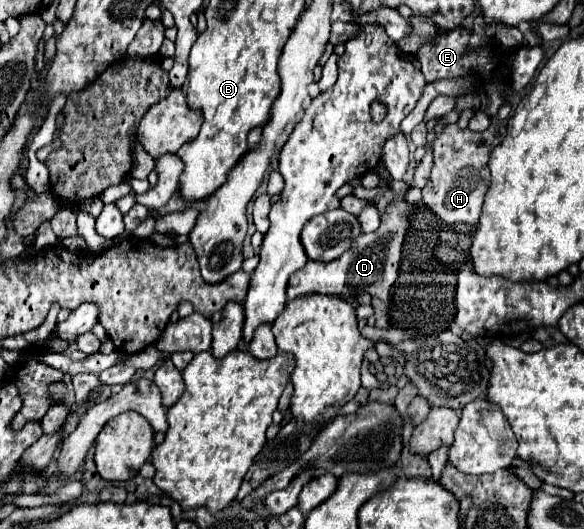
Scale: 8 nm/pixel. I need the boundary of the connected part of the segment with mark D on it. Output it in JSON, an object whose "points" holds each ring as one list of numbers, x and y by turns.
{"points":[[397,199,387,213,381,217,381,227,375,233,361,235,353,241,351,249,345,251,339,259,321,263,321,261,309,261,301,269,301,279,289,281,287,285,287,299,295,299,299,295,307,293,323,293,323,295,357,295,357,293,369,293,373,297,379,297,381,301,389,301,389,289,397,281,399,271,399,259,401,259,401,243,403,235,407,231,407,221,403,213,407,211,407,205,403,199]]}

